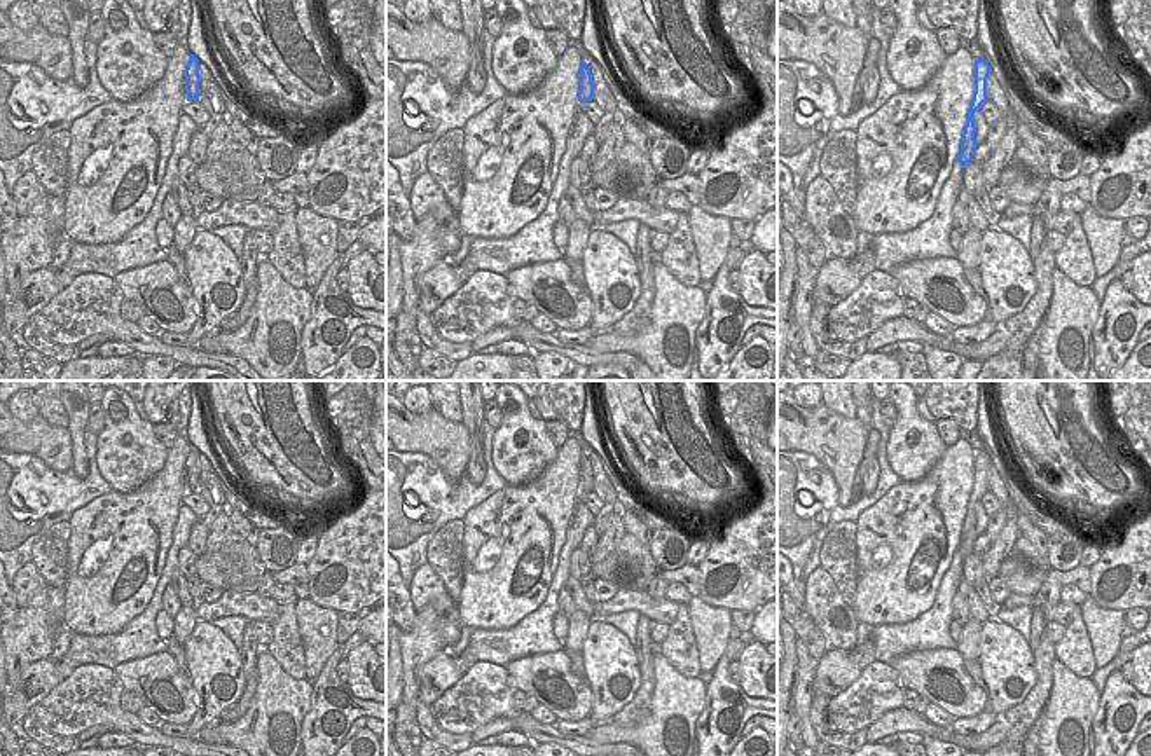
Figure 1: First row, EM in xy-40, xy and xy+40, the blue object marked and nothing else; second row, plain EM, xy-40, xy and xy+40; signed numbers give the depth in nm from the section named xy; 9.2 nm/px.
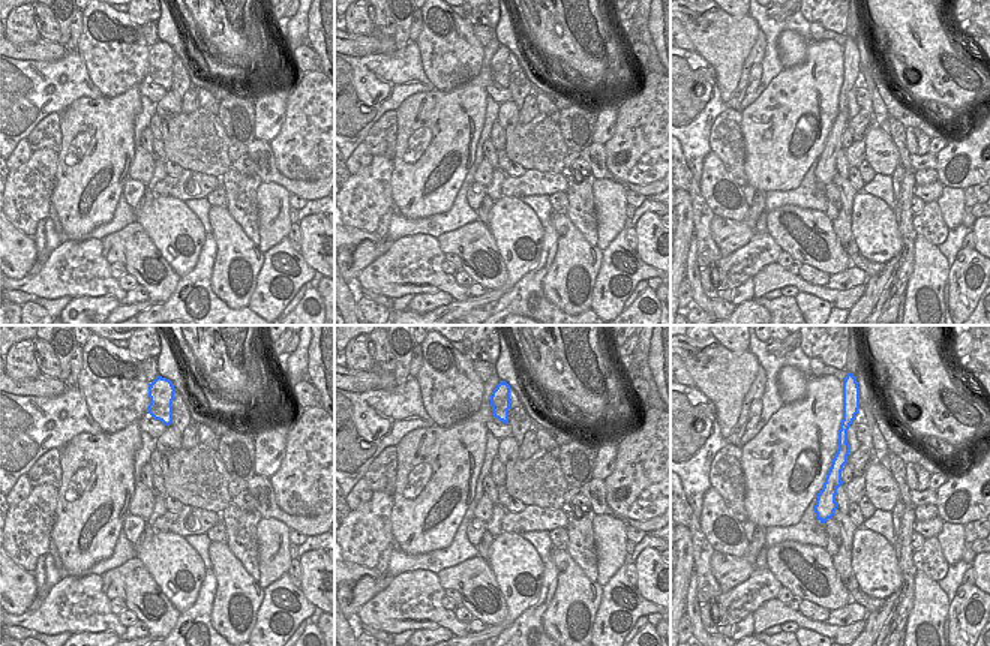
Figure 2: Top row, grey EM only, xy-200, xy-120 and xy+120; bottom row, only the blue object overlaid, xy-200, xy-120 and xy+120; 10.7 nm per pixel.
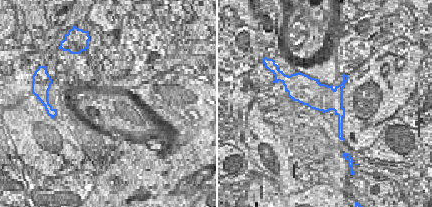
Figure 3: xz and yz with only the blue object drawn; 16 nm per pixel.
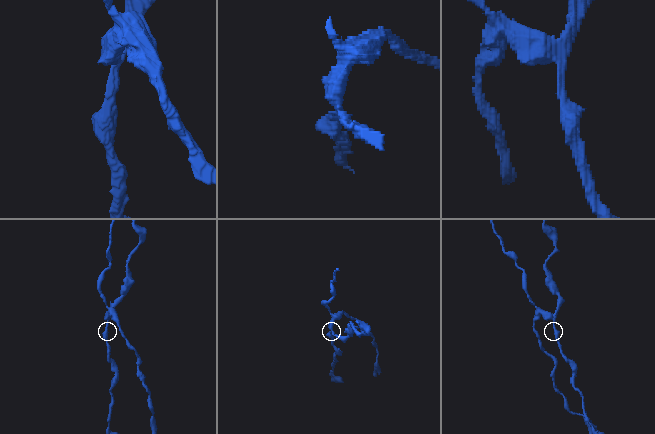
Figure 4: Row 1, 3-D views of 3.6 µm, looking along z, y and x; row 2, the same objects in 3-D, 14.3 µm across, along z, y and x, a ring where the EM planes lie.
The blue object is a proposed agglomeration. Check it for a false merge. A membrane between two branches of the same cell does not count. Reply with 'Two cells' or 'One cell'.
Two cells.

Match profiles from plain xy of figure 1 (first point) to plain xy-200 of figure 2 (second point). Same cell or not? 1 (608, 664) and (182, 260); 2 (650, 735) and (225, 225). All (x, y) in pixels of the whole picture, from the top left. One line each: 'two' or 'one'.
1: one
2: one

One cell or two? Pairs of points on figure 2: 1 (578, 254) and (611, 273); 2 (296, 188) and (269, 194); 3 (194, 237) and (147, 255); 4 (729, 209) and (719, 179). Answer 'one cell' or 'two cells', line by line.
1: two cells
2: two cells
3: two cells
4: one cell

